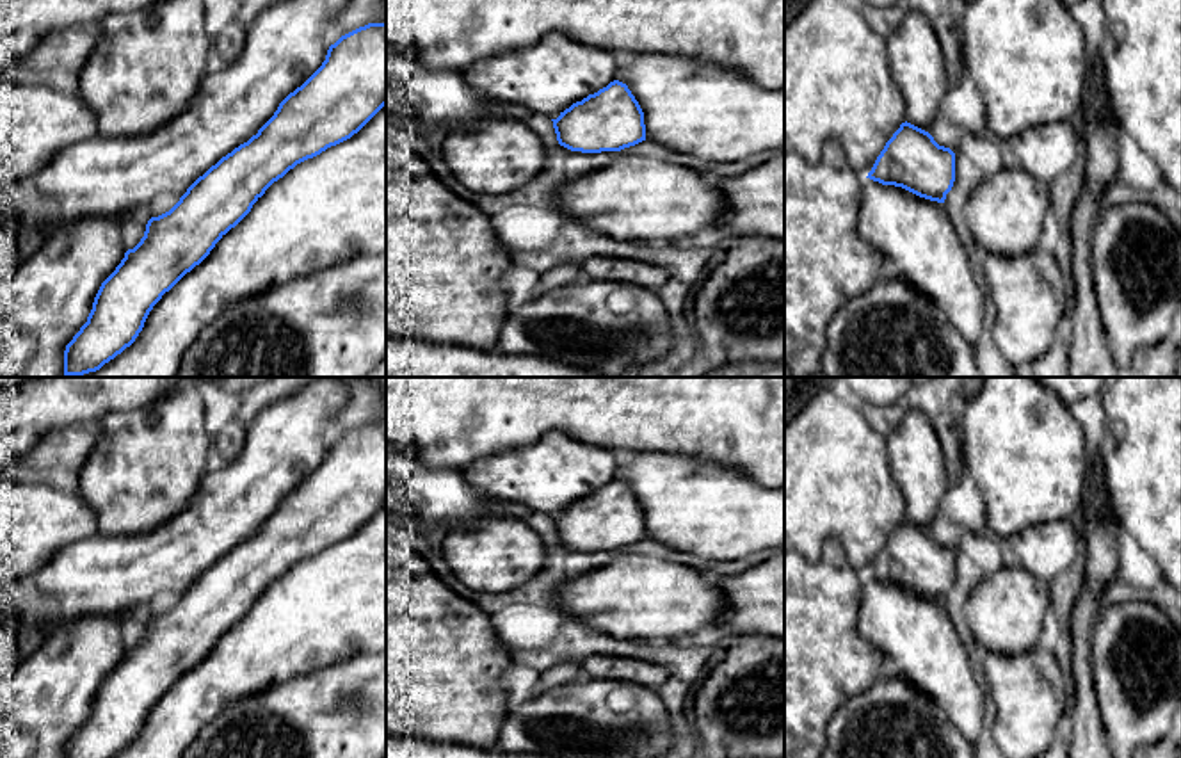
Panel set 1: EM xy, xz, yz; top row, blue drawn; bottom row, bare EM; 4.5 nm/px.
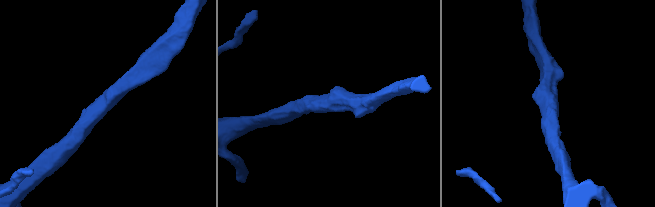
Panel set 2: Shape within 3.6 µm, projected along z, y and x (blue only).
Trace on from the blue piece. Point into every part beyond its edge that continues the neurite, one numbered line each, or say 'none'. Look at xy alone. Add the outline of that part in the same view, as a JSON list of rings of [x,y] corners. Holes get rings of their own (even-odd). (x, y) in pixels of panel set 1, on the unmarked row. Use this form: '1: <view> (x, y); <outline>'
1: xy (328, 607); [[[386,504],[350,537],[274,580],[251,610],[149,710],[135,740],[114,758],[183,758],[196,735],[242,698],[359,653],[386,649]]]

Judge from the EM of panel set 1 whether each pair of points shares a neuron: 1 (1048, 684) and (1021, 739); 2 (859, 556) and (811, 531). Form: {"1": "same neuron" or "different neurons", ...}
{"1": "same neuron", "2": "same neuron"}

